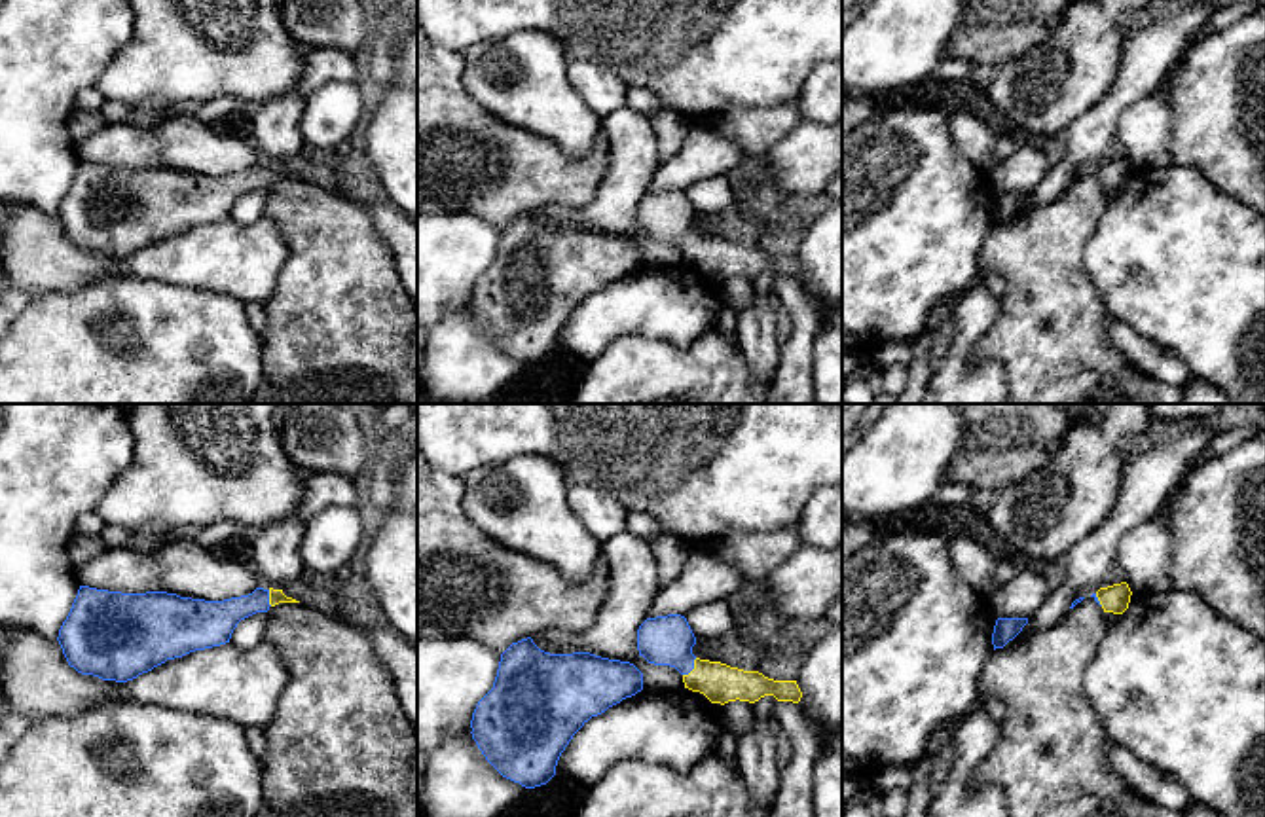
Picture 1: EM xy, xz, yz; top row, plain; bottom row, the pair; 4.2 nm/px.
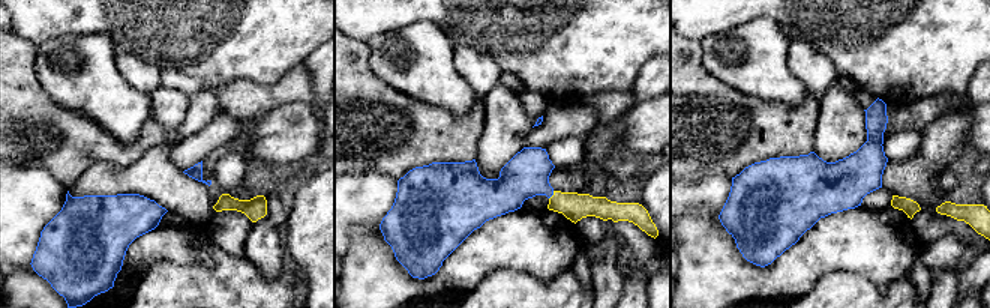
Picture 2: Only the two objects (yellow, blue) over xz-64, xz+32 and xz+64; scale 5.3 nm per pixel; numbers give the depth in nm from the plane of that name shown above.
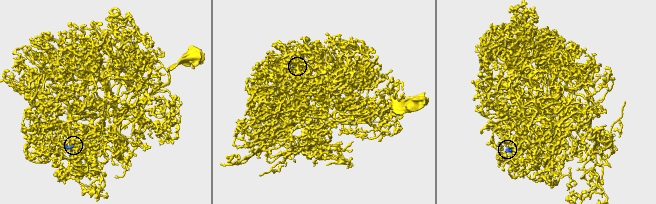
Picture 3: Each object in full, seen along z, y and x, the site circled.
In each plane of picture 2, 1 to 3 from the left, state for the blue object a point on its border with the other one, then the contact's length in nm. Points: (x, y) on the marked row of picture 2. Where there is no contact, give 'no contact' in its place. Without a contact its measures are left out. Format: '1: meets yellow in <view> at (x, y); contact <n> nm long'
1: no contact
2: meets yellow in xz+32 at (552, 196); contact 50 nm long
3: no contact

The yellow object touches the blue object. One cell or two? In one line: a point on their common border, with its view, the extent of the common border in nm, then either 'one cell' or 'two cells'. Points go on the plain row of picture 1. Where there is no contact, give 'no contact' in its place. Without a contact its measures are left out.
meets yellow in xz at (695, 243); contact 100 nm long; one cell

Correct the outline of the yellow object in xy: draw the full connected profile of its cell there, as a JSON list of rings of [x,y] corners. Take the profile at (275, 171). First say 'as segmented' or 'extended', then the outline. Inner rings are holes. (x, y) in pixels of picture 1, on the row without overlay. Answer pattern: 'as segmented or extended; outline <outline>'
extended; outline [[[80,161],[57,216],[78,248],[127,258],[167,235],[229,218],[241,195],[279,178],[300,176],[273,163],[205,176]]]

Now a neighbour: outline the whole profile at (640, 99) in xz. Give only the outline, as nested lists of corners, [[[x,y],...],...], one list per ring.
[[[628,87],[626,106],[656,119],[664,110],[662,100],[645,87]]]

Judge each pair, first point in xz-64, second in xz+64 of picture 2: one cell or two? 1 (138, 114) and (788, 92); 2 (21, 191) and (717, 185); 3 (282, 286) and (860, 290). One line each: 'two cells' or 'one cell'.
1: one cell
2: one cell
3: one cell

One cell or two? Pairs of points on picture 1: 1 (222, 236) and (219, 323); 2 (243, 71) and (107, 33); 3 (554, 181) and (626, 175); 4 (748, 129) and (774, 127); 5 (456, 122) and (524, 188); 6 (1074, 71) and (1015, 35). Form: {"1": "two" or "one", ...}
{"1": "two", "2": "two", "3": "two", "4": "one", "5": "one", "6": "two"}

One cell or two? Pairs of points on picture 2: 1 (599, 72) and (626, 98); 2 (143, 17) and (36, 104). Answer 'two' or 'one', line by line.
1: two
2: two

